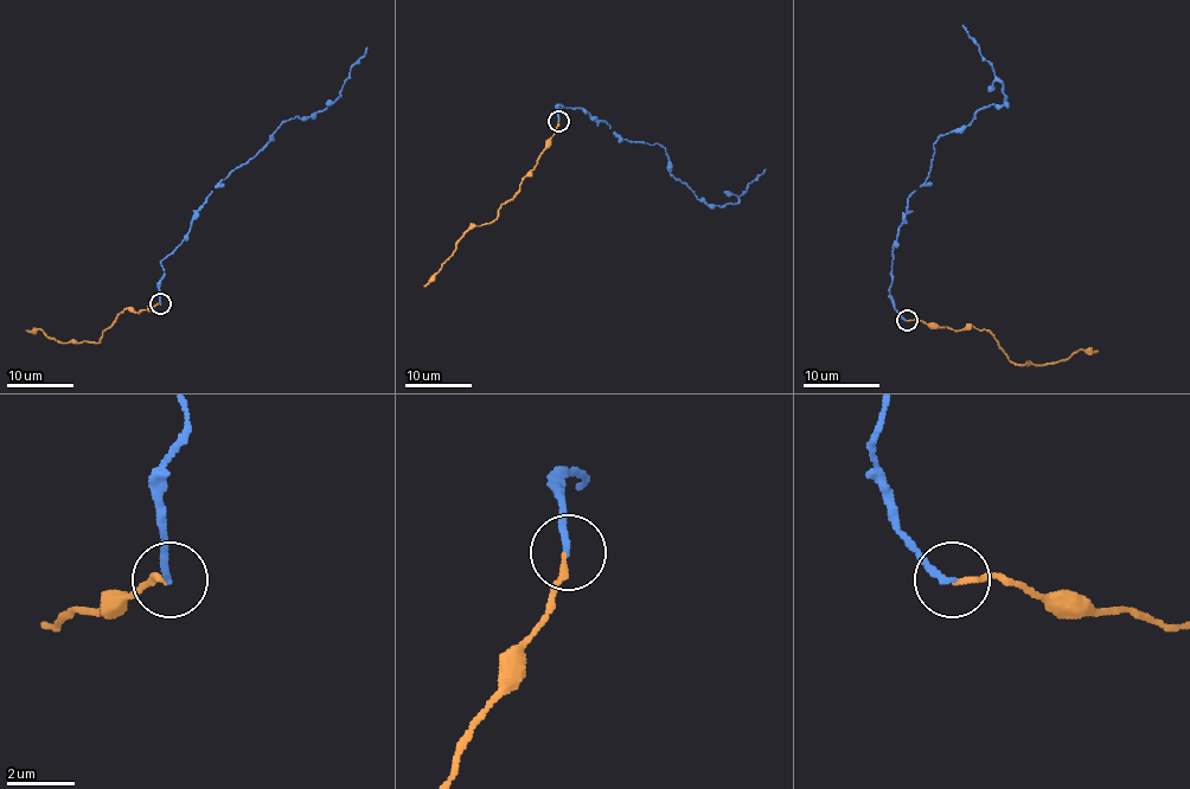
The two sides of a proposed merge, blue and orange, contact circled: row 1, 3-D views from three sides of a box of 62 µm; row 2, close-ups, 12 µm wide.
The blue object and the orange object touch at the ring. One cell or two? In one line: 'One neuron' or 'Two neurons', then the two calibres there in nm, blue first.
Two neurons. Thickness 180 nm (blue) against 150 nm

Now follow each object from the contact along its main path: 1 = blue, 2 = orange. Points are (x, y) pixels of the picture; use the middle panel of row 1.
1: (558, 121), (560, 106), (582, 108), (621, 139), (659, 145), (667, 171), (708, 204), (734, 204), (766, 168)
2: (558, 121), (520, 188), (500, 205), (496, 218), (472, 225), (464, 233), (424, 287)

